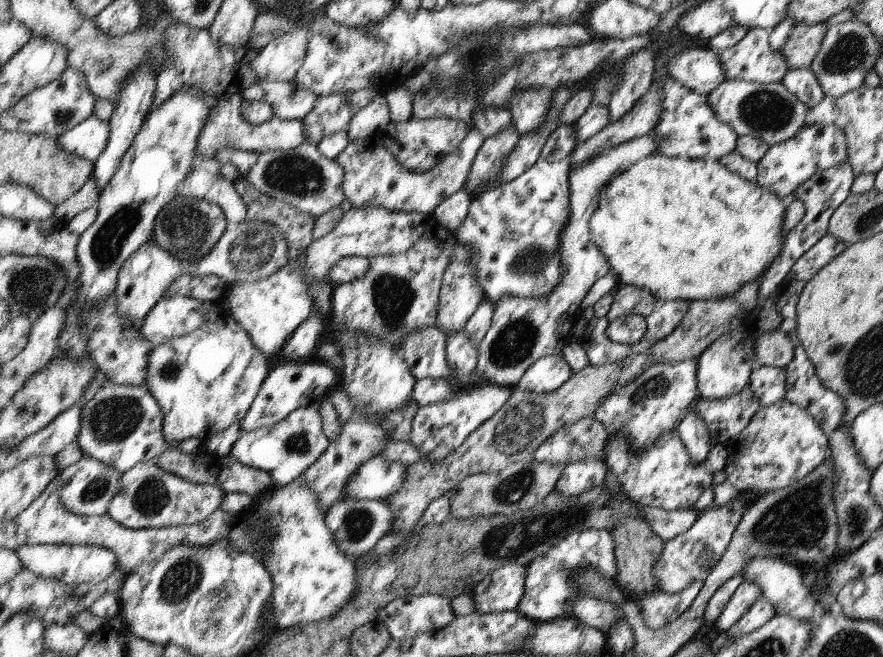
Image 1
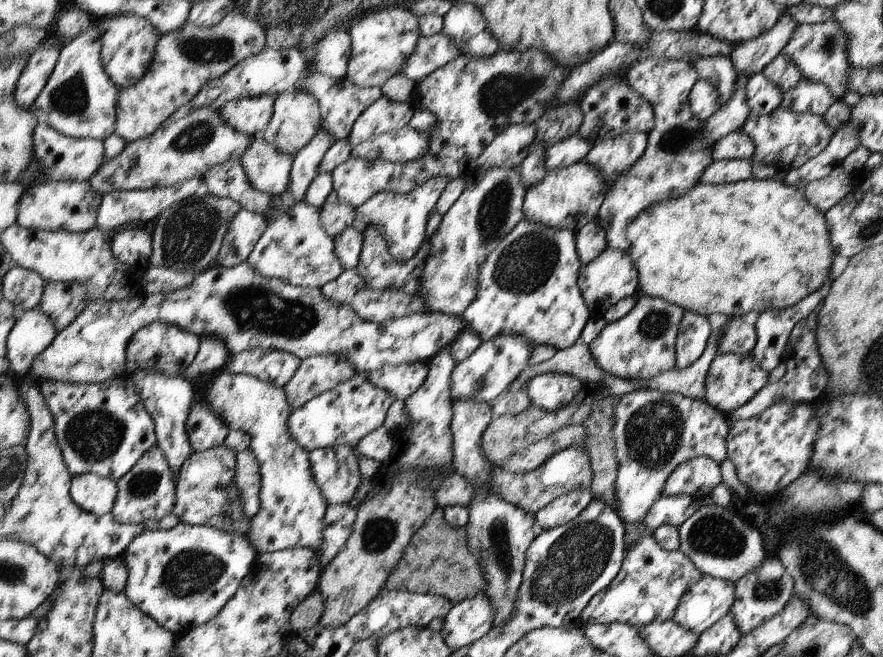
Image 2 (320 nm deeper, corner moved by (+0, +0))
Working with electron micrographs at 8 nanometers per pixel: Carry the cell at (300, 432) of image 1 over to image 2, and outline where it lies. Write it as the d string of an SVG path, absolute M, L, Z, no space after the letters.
M358 373L350 381L311 398L300 409L291 411L288 432L308 452L338 445L354 447L363 436L383 426L396 399L387 390L374 386L366 375Z

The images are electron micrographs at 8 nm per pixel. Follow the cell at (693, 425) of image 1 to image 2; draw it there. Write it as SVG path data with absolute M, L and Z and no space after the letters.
M692 311L685 312L679 322L676 368L681 369L696 362L703 355L710 334L709 317Z

